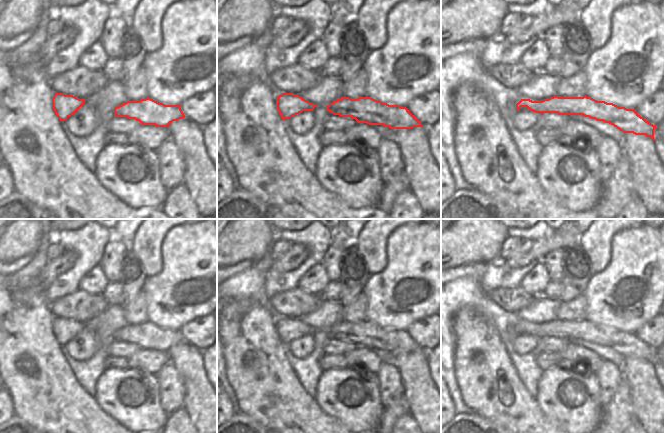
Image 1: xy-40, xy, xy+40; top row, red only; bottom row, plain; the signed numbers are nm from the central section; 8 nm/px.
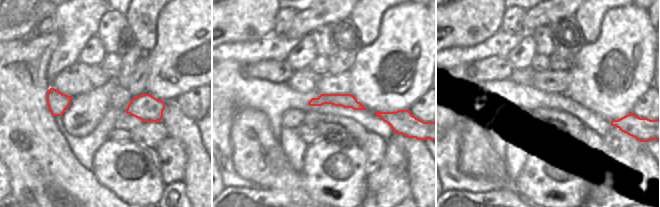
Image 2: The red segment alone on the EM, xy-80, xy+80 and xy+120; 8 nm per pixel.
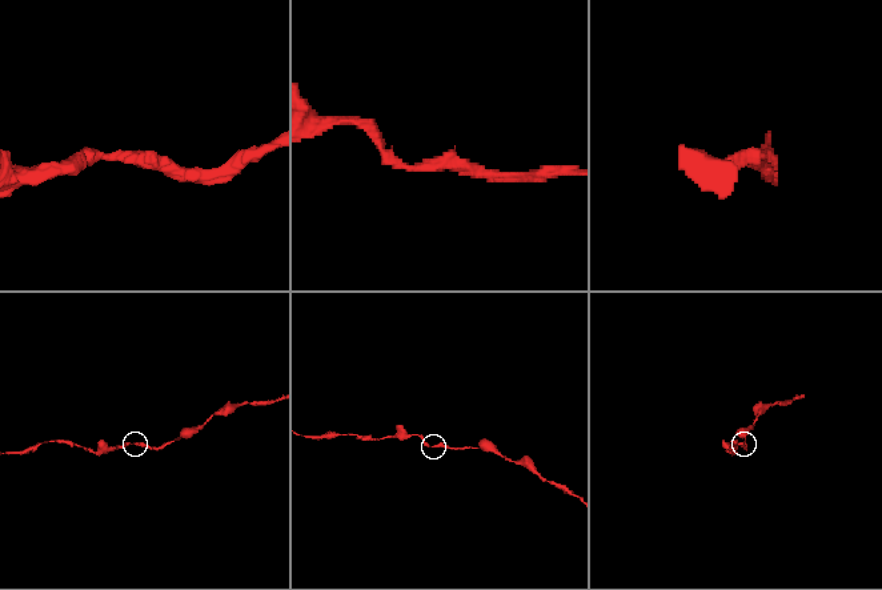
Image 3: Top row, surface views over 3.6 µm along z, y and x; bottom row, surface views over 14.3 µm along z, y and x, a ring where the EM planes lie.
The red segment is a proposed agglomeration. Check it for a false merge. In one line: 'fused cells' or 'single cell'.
single cell

